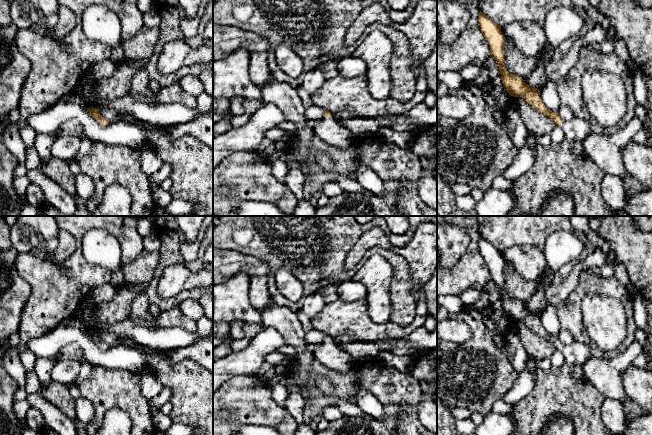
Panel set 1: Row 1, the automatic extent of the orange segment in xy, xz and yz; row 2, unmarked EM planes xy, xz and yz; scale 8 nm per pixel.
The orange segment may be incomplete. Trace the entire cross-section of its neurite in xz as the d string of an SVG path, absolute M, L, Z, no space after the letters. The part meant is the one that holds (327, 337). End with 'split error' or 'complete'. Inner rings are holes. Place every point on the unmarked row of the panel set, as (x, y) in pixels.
M328 334L322 345L314 352L314 357L328 368L340 373L348 373L355 362Z | split error

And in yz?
M481 235L478 246L485 263L490 269L491 280L498 287L502 307L509 319L514 321L523 321L533 332L553 343L556 349L560 349L562 351L565 364L581 365L588 361L592 356L589 348L585 344L573 340L573 342L569 345L563 345L558 336L552 336L544 329L540 321L539 313L530 311L518 299L507 295L504 288L505 261L501 256L501 250L494 247Z | split error

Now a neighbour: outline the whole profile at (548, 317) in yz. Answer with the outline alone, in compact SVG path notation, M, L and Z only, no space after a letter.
M547 304L545 309L539 313L540 321L544 329L552 336L558 336L560 333L560 321L557 316L556 306Z

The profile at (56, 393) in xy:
M51 380L48 384L41 381L39 393L41 393L48 402L57 407L64 415L72 420L76 419L75 400L69 392L68 385L54 380Z

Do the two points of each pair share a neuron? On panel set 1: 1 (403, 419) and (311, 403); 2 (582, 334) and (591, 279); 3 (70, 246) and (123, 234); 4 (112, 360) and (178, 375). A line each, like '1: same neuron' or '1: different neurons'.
1: same neuron
2: same neuron
3: different neurons
4: different neurons

